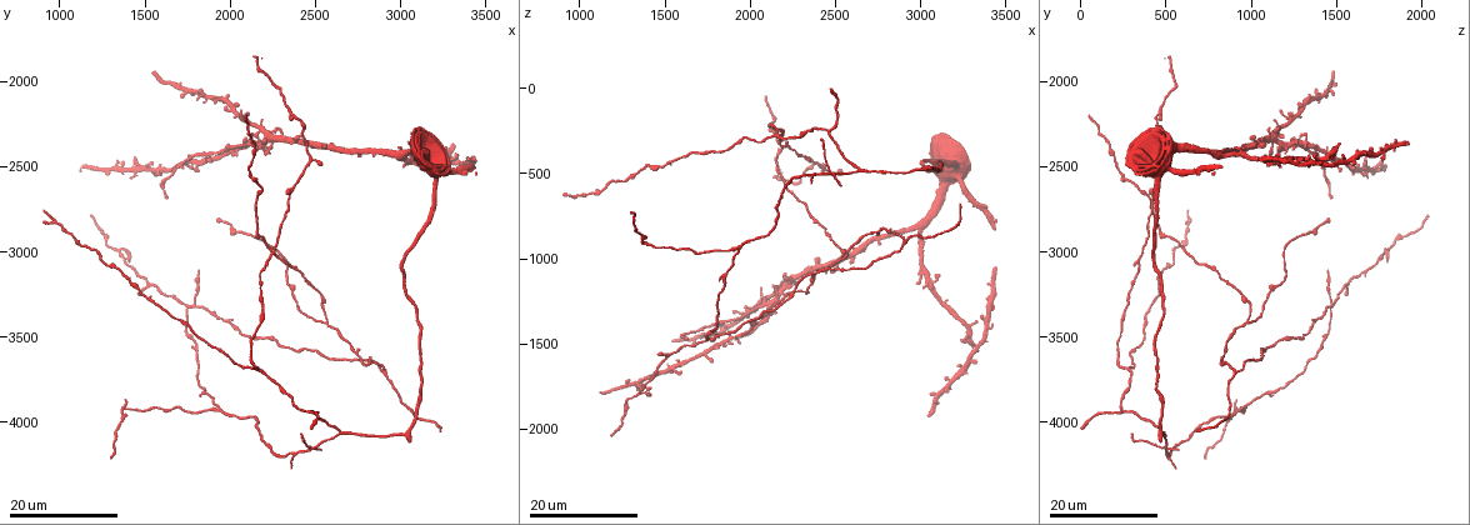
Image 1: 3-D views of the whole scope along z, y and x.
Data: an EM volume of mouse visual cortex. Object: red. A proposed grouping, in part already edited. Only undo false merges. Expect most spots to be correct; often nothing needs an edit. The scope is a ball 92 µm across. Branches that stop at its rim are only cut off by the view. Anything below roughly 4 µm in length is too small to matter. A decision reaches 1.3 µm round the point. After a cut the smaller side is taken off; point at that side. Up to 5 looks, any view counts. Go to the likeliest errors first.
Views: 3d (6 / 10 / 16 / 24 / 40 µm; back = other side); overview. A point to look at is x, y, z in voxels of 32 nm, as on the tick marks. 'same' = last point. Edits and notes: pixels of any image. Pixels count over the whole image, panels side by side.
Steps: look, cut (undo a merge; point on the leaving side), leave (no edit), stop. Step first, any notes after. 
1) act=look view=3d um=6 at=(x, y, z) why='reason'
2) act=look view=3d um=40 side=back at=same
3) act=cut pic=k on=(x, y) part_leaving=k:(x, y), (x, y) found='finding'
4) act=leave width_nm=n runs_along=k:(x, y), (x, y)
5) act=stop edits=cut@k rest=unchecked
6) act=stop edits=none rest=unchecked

act=look view=3d um=24 at=(1780, 3320, 1480) why='four arms meet'

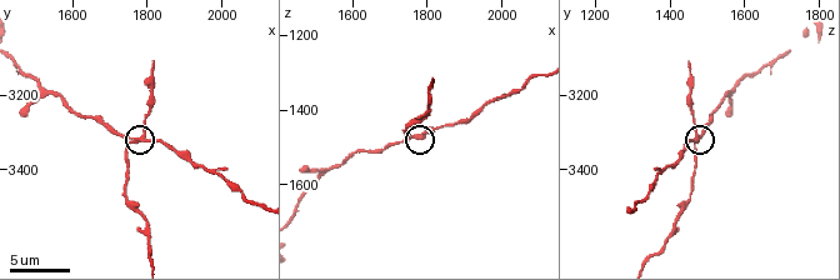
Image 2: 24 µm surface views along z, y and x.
act=look view=3d um=10 at=(1760, 3320, 1480)

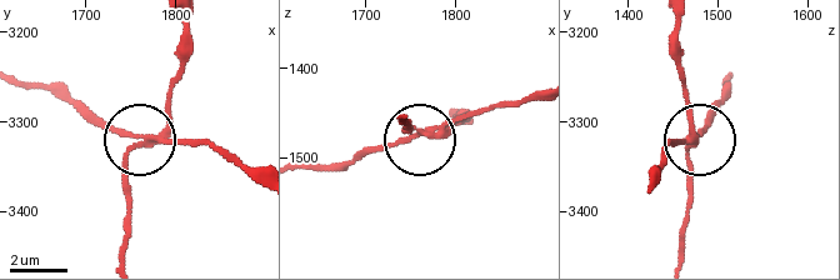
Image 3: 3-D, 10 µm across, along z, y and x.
act=leave arms=4 runs_along=3:(125, 253), (130, 138), (111, 130), (85, 104) found='continuous, no second neuron'

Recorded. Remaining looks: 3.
act=look view=3d um=16 at=(1920, 3920, 940) why='three arms meet'

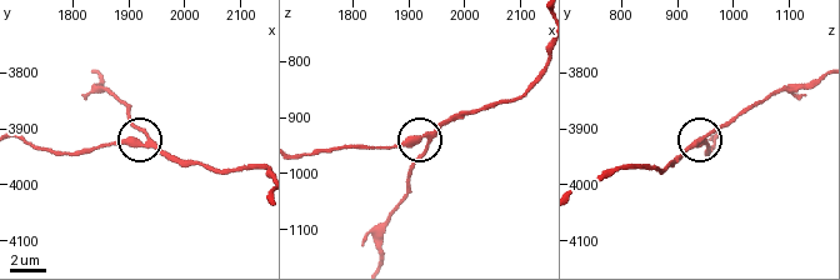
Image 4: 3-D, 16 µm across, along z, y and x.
act=look view=3d um=6 at=(1935, 3910, 950) why='zoom in'

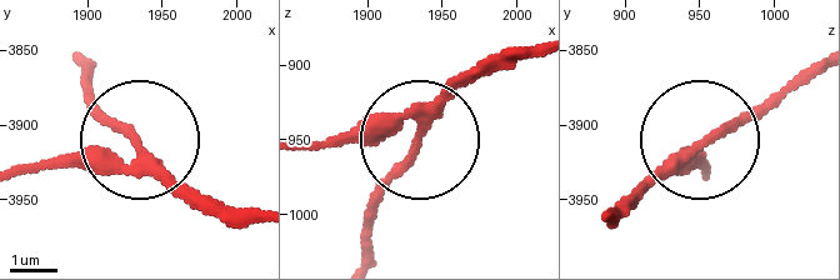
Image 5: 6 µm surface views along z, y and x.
act=leave width_nm=250 runs_along=5:(249, 223), (213, 211), (141, 144), (21, 164) found='continuous, no second neuron'

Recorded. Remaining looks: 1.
act=stop edits=none rest=unchecked

